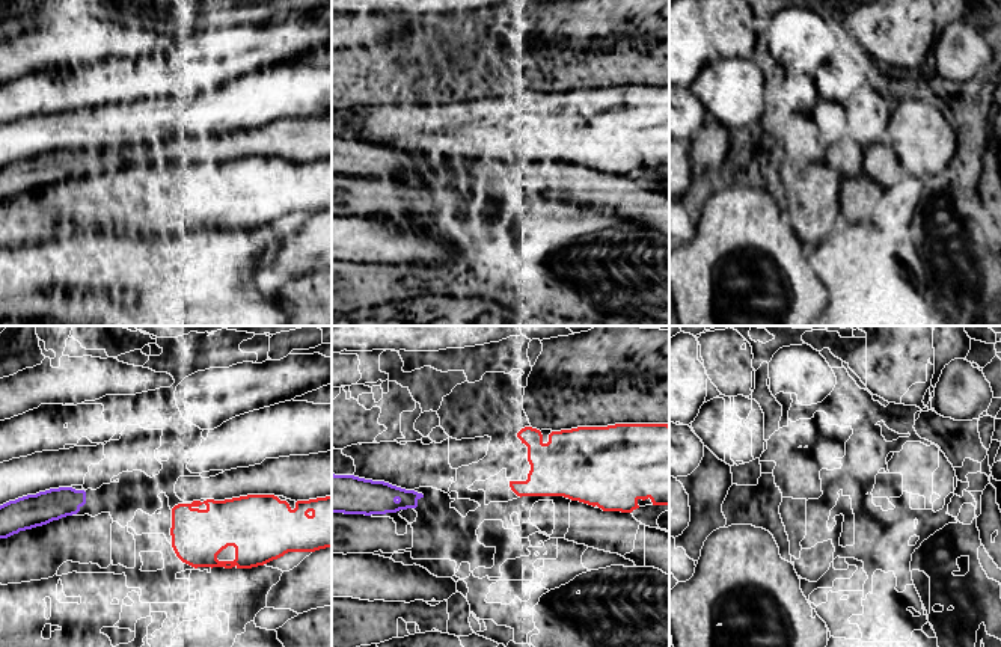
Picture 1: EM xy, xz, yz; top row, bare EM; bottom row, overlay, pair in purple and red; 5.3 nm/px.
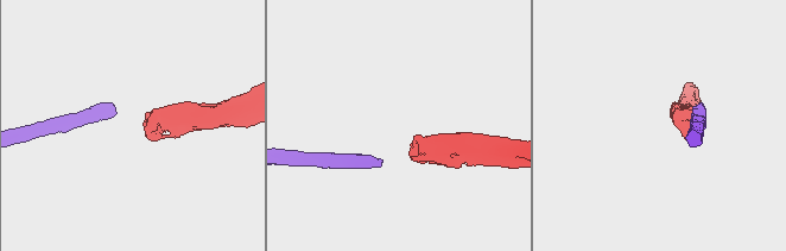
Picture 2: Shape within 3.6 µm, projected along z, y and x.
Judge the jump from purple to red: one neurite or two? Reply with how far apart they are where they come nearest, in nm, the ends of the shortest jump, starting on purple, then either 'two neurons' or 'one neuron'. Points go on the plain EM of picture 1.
460 nm | xy (85, 165), (172, 171) | two neurons

